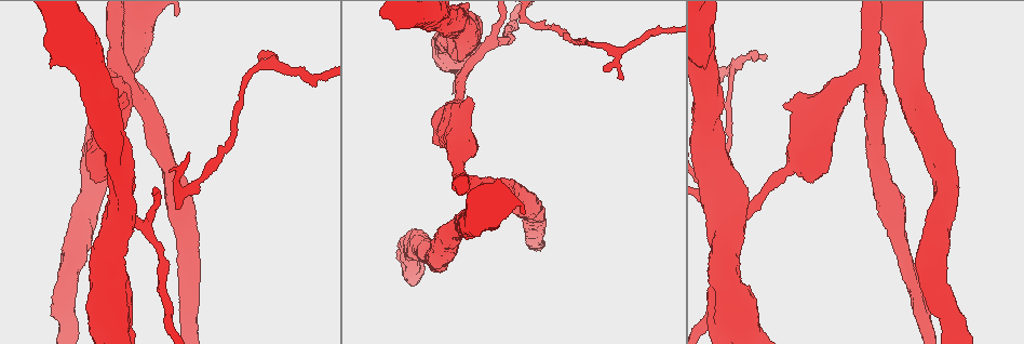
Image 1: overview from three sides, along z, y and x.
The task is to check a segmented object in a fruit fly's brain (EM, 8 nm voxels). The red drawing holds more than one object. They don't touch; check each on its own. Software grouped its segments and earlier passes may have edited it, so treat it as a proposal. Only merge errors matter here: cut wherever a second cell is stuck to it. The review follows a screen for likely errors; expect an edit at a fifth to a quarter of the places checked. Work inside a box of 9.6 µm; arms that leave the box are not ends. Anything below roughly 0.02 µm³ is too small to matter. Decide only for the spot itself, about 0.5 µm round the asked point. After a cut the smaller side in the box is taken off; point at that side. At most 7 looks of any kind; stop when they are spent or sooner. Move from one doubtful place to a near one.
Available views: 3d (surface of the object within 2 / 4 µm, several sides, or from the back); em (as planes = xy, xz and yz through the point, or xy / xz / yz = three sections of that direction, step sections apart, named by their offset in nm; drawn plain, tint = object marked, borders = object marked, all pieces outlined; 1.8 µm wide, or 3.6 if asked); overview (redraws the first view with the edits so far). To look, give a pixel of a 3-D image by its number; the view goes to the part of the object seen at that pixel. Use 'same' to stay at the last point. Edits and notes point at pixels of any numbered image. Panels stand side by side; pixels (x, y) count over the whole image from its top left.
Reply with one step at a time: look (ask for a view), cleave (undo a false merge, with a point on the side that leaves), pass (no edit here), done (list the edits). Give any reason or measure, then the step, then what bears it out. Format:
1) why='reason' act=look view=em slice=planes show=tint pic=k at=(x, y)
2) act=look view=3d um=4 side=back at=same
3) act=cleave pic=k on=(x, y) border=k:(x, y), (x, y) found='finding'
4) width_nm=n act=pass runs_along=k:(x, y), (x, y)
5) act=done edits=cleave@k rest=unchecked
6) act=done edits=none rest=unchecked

why='sudden change in width' act=look view=3d um=2 pic=1 at=(459, 111)

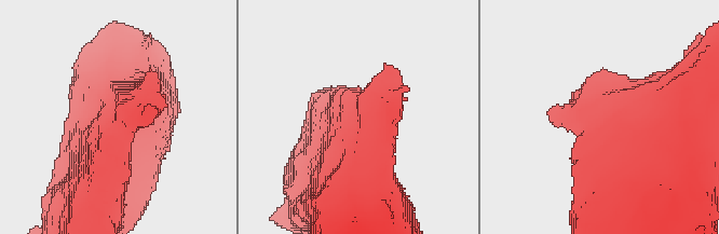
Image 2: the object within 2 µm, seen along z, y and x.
act=look view=em slice=planes show=tint pic=2 at=(597, 126)

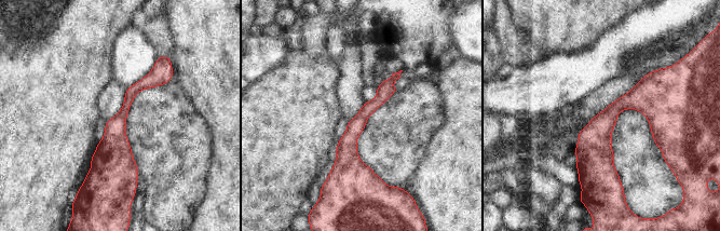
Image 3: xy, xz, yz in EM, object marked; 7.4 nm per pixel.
width_nm=120 act=pass found='all the same cell'

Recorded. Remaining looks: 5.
why='abrupt turn' act=look view=3d um=4 pic=1 at=(472, 58)

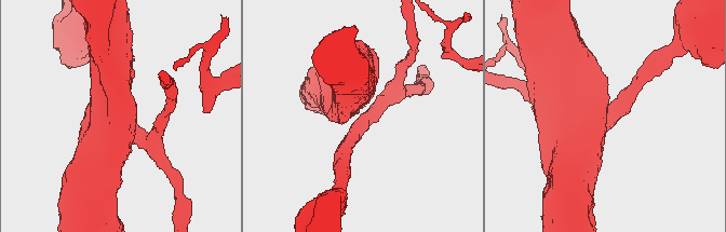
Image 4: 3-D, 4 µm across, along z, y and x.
why='need the tissue' act=look view=em um=3.6 slice=planes show=plain pic=4 at=(359, 119)

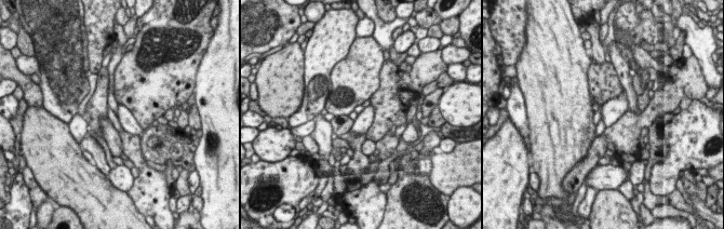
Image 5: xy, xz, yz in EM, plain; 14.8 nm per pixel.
act=look view=em um=3.6 slice=planes show=tint at=same

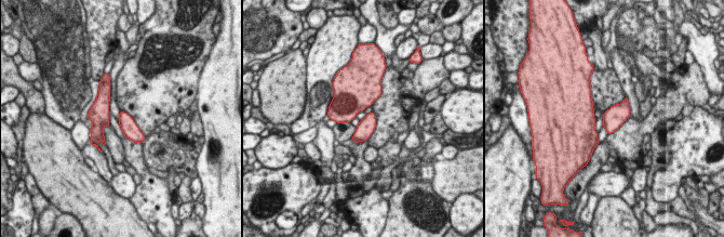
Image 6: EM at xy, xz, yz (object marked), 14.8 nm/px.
width_nm=220 act=pass found='one cell here'

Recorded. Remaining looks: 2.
why='abrupt turn' act=look view=3d um=4 side=back pic=1 at=(526, 22)

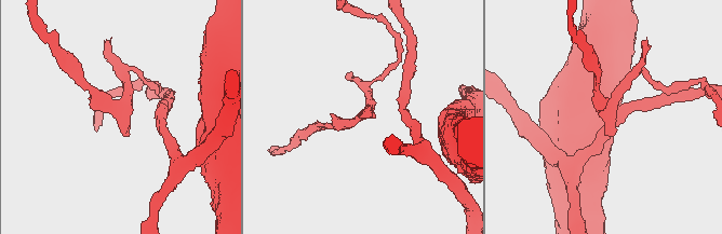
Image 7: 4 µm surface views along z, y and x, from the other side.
why='shape alone is not enough' act=look view=em slice=planes show=borders pic=7 at=(364, 117)

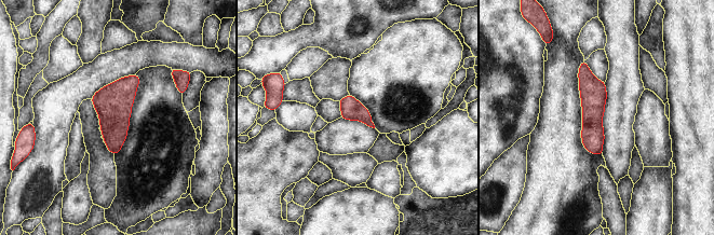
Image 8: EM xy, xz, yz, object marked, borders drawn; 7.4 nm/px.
act=pass runs_along=8:(583, 64), (598, 152) found='all the same cell'

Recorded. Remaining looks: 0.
act=done edits=none rest=unchecked

